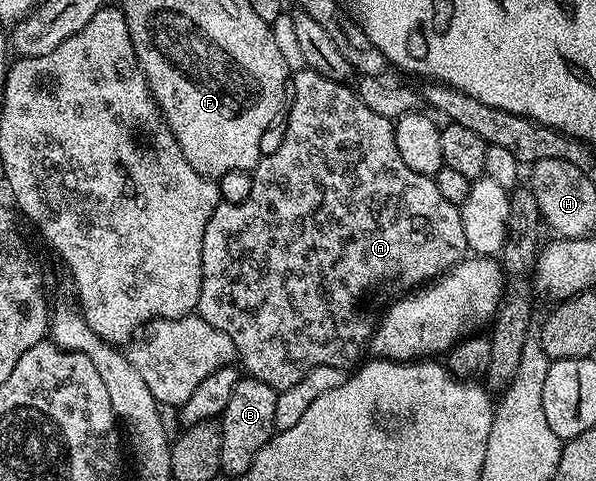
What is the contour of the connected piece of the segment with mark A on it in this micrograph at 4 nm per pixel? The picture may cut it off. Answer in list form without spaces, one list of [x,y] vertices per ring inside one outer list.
[[[304,67],[294,70],[290,74],[289,85],[293,92],[286,110],[287,126],[283,129],[283,138],[271,154],[268,152],[260,156],[258,165],[251,173],[253,191],[249,191],[249,199],[241,203],[220,200],[205,227],[205,239],[201,243],[203,278],[197,310],[197,315],[205,319],[209,327],[217,327],[217,331],[225,331],[225,335],[233,339],[238,364],[245,370],[246,376],[261,379],[261,383],[269,383],[269,387],[276,391],[293,387],[293,383],[305,379],[305,375],[309,375],[313,367],[347,367],[351,356],[359,349],[358,343],[351,340],[363,329],[363,305],[369,304],[370,301],[375,305],[385,304],[384,306],[394,302],[400,295],[424,283],[430,283],[439,274],[452,269],[468,252],[465,231],[461,228],[459,206],[449,203],[449,199],[441,196],[434,177],[421,175],[405,164],[405,159],[401,159],[401,151],[397,151],[395,126],[389,119],[369,111],[369,107],[361,103],[358,92],[352,86],[350,89],[350,84],[325,79],[325,75],[312,69]]]

